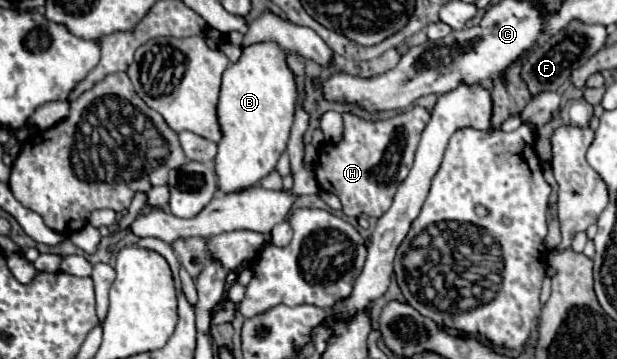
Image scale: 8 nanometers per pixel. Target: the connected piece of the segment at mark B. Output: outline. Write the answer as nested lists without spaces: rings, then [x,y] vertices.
[[[256,43],[242,49],[238,63],[228,65],[222,75],[218,101],[218,123],[222,139],[214,159],[218,187],[224,193],[236,193],[256,187],[274,171],[282,151],[288,145],[290,127],[296,109],[296,83],[286,67],[284,51],[276,43]]]

